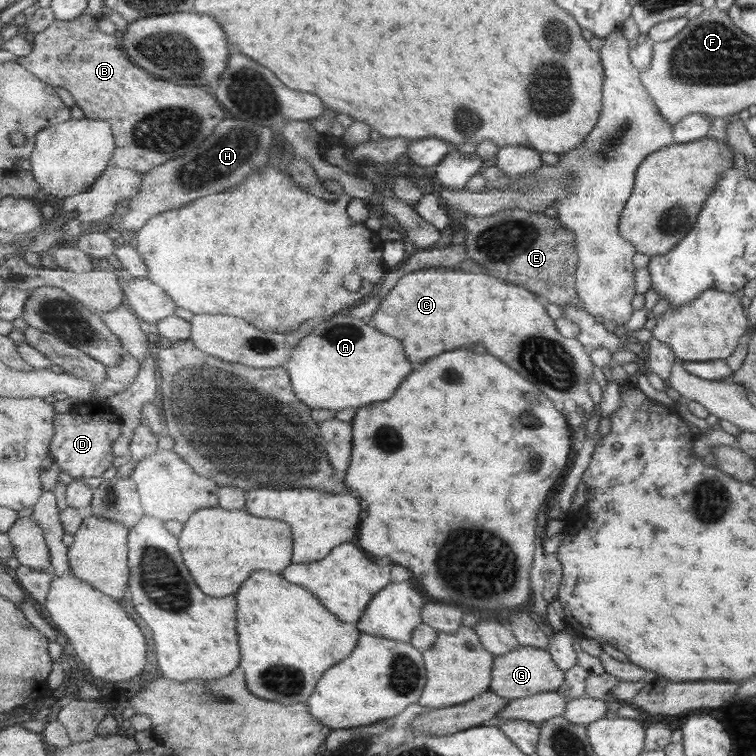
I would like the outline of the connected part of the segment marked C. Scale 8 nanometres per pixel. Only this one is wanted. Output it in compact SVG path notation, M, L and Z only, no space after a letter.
M427 268L405 274L397 288L381 302L381 308L372 316L372 323L377 324L383 334L391 334L407 346L407 358L411 362L427 362L433 356L439 356L457 348L471 348L473 344L483 344L491 354L503 358L509 366L515 366L519 374L531 378L543 390L546 396L559 407L570 400L590 416L594 407L587 390L588 378L591 376L591 361L585 347L577 338L567 338L549 316L545 309L545 301L533 291L521 285L509 283L507 280L488 275L485 272L473 274L463 270L447 270L447 268Z

